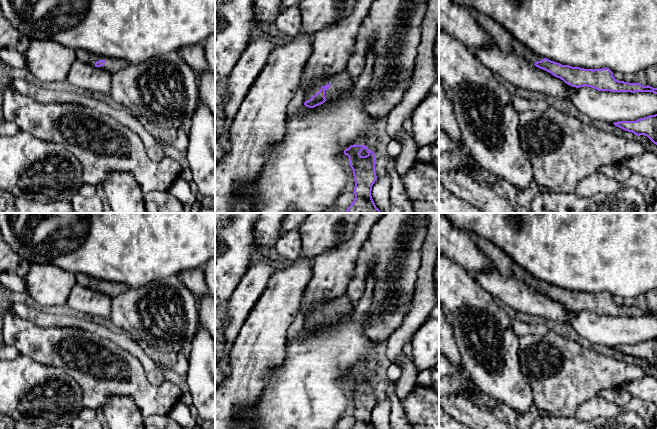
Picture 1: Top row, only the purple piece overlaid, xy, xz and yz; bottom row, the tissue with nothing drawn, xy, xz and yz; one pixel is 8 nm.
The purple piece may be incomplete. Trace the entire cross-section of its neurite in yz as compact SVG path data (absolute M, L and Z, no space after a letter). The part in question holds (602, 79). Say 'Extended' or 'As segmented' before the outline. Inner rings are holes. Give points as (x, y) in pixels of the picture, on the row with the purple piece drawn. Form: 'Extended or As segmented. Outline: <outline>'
Extended. Outline: M469 7L468 11L501 49L525 58L536 67L551 73L553 76L560 78L572 87L579 88L587 86L598 91L631 93L653 92L657 94L657 88L653 88L649 85L643 86L640 83L629 83L616 80L613 76L613 72L606 67L594 70L584 69L562 65L544 58L518 41L501 24L491 17L479 12L473 7Z

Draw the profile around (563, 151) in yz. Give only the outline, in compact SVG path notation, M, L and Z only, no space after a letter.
M549 106L543 112L528 110L519 113L518 135L520 146L532 164L534 183L558 194L574 193L581 180L598 172L601 167L621 165L624 160L646 151L639 140L628 139L584 124L569 115L563 106Z

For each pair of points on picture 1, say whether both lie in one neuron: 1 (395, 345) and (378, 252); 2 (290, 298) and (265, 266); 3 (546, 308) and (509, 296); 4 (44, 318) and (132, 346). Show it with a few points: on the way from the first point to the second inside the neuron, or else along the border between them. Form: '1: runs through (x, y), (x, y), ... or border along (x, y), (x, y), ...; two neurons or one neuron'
1: border along (407, 312), (402, 323), (385, 342); two neurons
2: border along (276, 265), (261, 295); two neurons
3: runs through (537, 306), (518, 296); one neuron
4: runs through (66, 319), (97, 326), (110, 333); one neuron

